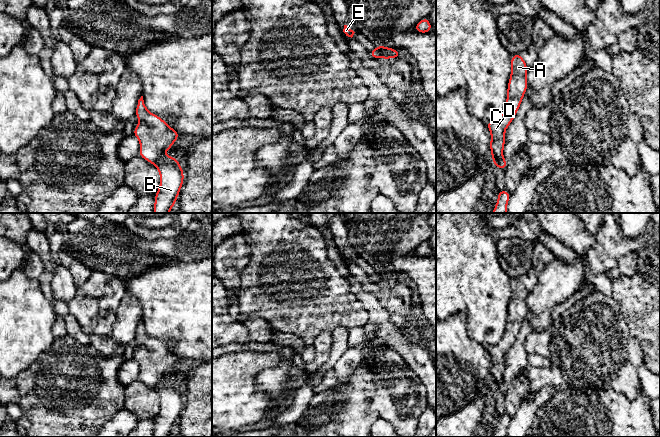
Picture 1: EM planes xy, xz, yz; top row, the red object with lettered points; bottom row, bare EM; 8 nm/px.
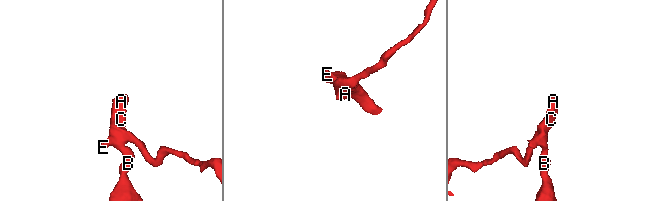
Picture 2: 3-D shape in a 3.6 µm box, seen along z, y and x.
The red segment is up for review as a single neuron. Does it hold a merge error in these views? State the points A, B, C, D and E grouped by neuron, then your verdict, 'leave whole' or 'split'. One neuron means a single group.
A C D E / B; split

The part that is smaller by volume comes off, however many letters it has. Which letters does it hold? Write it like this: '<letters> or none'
A, C, D, E

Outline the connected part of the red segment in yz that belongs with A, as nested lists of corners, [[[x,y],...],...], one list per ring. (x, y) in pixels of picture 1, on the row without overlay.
[[[520,278],[511,279],[511,300],[508,306],[505,334],[495,346],[486,345],[491,356],[490,375],[495,387],[503,383],[505,354],[516,340],[523,320],[528,312],[526,304],[528,291]]]

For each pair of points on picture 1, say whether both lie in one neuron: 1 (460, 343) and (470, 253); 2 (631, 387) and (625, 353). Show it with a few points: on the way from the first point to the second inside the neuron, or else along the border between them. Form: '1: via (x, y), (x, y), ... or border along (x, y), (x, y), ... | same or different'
1: border along (446, 318), (463, 312), (469, 336) | different
2: via (627, 379), (627, 361) | same

